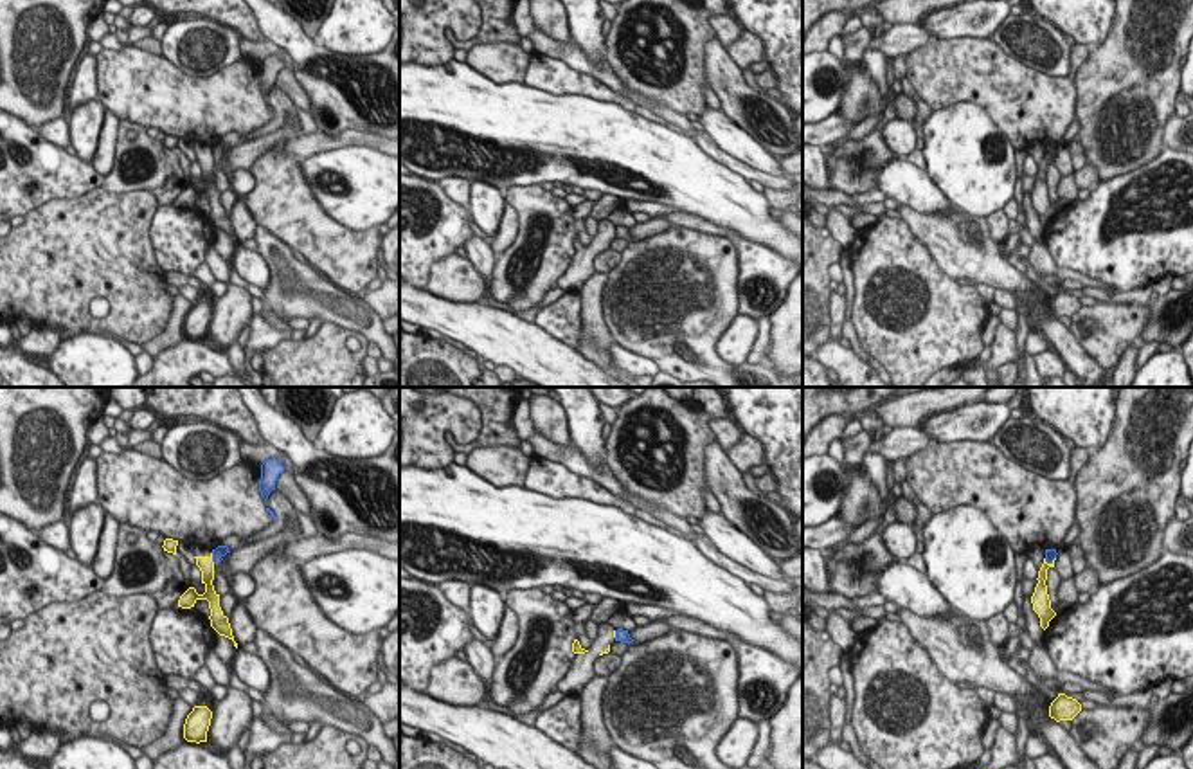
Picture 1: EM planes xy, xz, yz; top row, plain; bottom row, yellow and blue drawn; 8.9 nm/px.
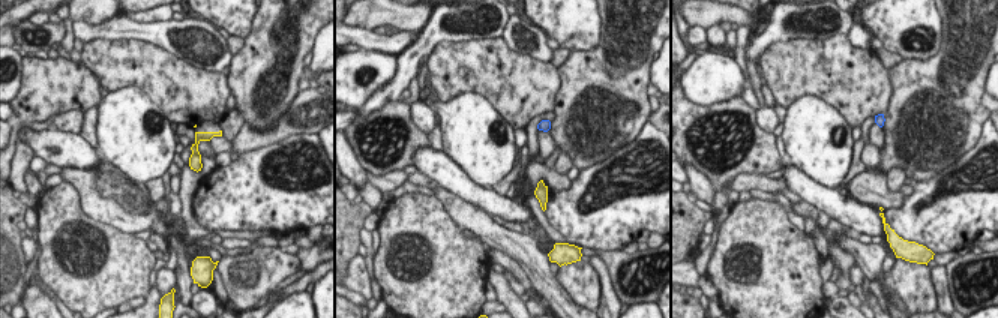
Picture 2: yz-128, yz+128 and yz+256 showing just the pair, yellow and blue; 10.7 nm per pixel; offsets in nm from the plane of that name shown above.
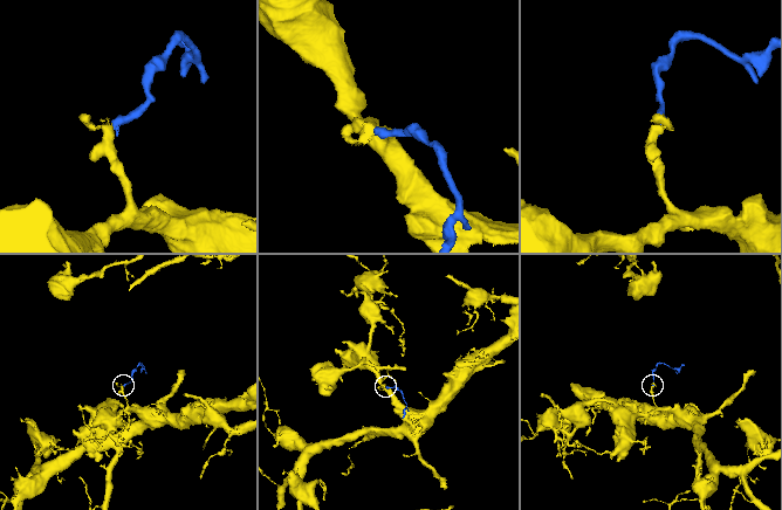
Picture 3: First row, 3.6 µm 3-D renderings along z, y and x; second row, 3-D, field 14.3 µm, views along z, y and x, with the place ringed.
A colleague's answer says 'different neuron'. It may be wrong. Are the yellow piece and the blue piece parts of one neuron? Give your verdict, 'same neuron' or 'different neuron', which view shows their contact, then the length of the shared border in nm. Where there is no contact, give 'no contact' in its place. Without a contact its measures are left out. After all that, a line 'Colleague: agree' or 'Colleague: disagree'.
different neuron | xy | 100 nm
Colleague: agree

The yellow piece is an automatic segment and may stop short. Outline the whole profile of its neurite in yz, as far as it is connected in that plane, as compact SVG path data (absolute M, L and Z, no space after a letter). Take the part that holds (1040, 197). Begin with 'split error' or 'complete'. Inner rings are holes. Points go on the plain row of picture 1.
complete | M1044 155L1044 160L1042 160L1042 164L1038 167L1038 175L1036 175L1038 180L1031 193L1033 207L1038 211L1040 223L1044 227L1049 223L1049 218L1056 213L1056 209L1051 205L1051 196L1049 196L1047 182L1045 182L1049 164L1054 164L1054 157L1051 160L1047 160Z

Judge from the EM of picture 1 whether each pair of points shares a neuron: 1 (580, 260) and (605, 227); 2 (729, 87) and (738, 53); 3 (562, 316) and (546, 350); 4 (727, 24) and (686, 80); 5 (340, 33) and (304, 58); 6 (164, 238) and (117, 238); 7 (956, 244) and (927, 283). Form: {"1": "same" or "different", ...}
{"1": "same", "2": "different", "3": "different", "4": "different", "5": "different", "6": "different", "7": "different"}

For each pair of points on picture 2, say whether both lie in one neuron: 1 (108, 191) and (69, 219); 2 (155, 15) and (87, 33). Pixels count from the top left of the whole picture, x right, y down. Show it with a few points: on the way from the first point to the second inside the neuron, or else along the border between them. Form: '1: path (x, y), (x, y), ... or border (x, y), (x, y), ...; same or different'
1: border (65, 180), (80, 194), (87, 215), (113, 225); different
2: border (123, 15), (141, 23), (170, 20); different

